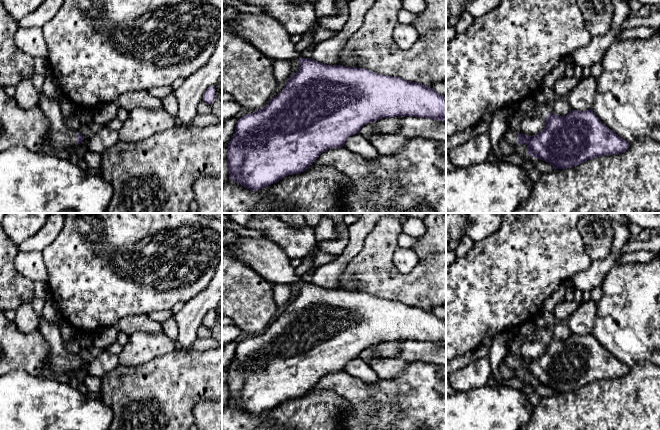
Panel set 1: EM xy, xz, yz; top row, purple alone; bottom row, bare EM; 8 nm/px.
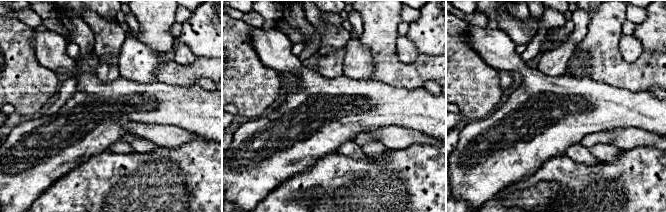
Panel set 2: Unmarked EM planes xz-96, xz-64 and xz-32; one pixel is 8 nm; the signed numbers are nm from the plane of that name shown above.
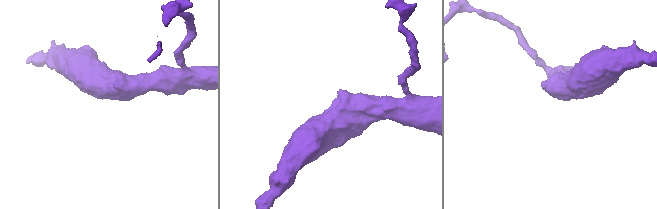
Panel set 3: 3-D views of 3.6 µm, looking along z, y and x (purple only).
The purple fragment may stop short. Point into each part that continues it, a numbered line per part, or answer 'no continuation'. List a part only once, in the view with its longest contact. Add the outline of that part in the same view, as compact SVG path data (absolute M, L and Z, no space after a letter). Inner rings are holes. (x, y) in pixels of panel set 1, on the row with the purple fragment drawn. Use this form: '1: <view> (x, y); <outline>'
1: xy (60, 137); M34 74L31 77L33 86L39 92L38 107L43 111L44 116L50 124L48 137L43 149L54 150L71 149L77 145L77 132L71 130L64 122L61 106L57 99L47 98L42 94L42 87L47 75Z

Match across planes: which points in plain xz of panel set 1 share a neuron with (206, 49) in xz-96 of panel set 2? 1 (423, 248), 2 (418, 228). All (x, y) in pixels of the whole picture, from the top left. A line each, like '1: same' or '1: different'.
1: same
2: different

